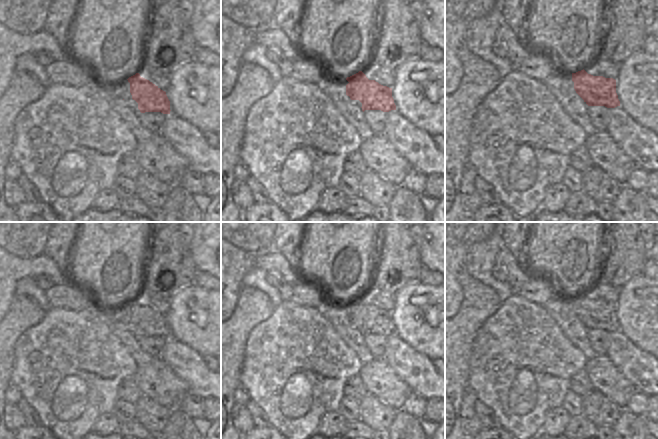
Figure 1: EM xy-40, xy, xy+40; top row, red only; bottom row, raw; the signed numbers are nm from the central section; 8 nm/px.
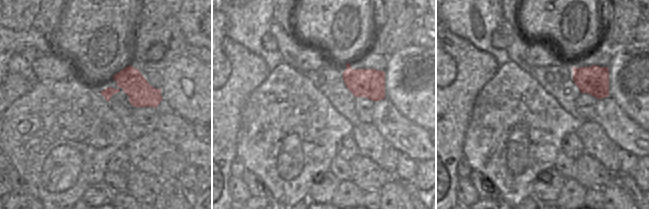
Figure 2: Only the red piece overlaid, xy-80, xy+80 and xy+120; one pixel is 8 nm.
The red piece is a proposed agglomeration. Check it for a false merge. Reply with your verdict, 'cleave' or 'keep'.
cleave

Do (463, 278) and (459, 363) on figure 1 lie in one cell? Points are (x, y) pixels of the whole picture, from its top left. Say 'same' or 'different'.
same

